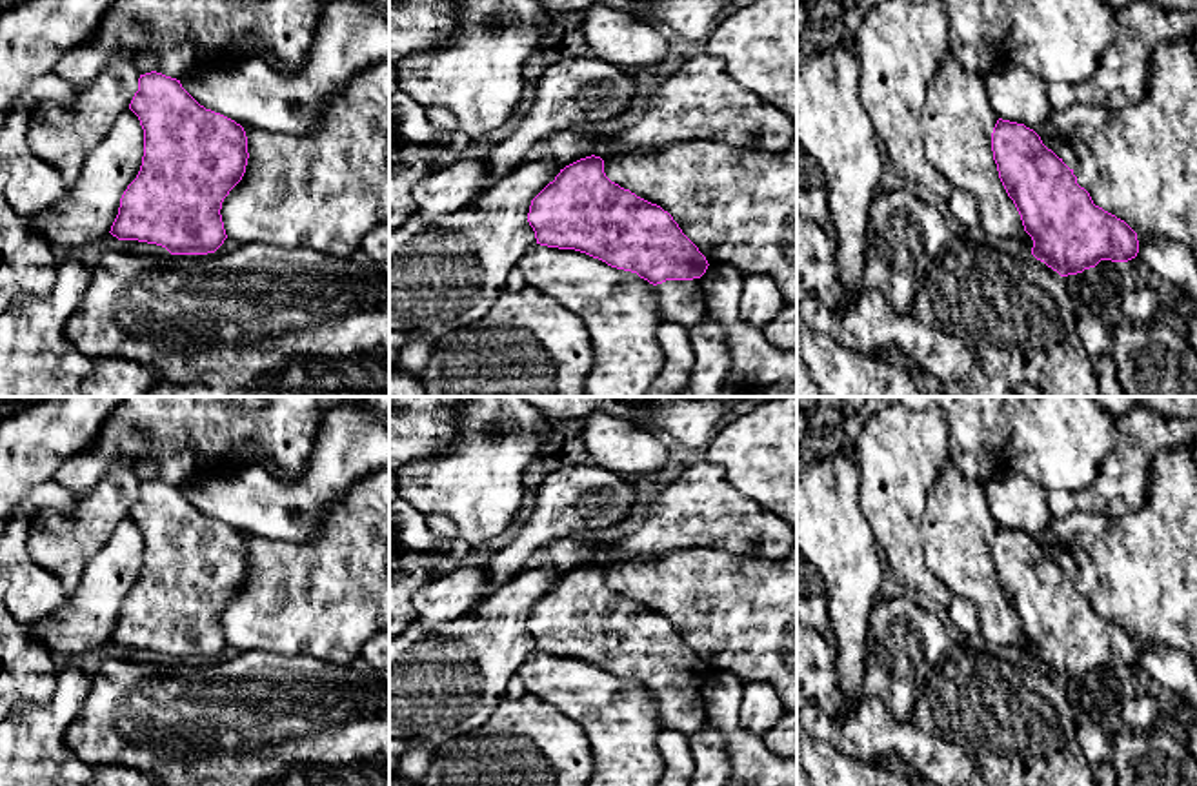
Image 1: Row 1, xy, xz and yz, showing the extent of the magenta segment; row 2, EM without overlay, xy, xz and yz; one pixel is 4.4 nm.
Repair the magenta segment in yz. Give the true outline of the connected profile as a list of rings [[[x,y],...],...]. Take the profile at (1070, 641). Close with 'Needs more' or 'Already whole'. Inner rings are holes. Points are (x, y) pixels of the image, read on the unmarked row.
[[[999,526],[991,540],[991,559],[999,586],[1033,648],[1031,662],[1037,668],[1068,684],[1095,675],[1101,668],[1128,670],[1137,664],[1137,640],[1095,613],[1090,600],[1077,591],[1073,577],[1048,557],[1033,537]]]. Already whole

